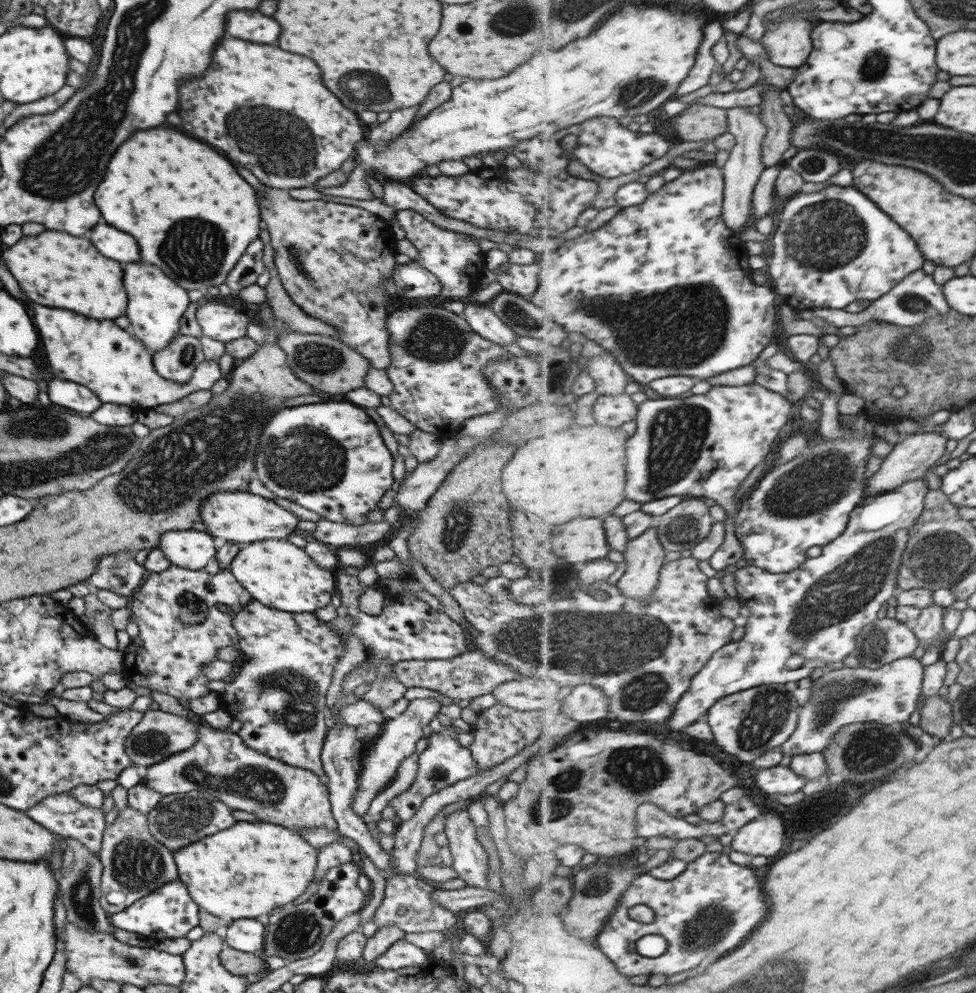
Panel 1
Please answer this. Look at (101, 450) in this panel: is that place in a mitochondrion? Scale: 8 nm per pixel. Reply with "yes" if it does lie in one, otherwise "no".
yes

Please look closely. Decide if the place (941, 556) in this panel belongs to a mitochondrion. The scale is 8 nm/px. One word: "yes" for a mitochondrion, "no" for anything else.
yes

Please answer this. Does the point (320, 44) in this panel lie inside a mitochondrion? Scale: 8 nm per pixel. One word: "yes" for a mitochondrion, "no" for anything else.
no

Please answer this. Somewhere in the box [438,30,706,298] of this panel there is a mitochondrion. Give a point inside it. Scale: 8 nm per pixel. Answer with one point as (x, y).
(634, 95)

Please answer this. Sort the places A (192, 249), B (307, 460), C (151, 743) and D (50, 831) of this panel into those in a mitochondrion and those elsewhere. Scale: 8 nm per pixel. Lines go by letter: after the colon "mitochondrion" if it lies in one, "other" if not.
A: mitochondrion
B: mitochondrion
C: mitochondrion
D: other

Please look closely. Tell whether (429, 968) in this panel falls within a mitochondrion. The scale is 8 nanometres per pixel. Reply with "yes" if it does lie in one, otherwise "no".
no

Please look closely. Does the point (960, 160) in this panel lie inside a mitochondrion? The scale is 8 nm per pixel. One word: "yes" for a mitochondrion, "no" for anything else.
yes

